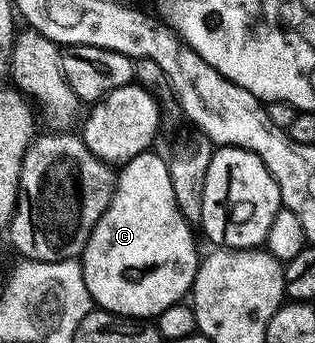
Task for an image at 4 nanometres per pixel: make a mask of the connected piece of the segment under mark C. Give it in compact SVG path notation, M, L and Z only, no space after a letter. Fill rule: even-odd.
M147 151L136 155L117 170L114 194L100 215L100 223L92 231L84 247L80 264L84 283L88 283L90 300L107 313L135 319L157 319L164 307L172 307L183 300L182 297L194 287L194 276L198 270L200 252L194 246L191 222L180 211L176 194L172 192L172 175L168 175L168 163L163 154Z

